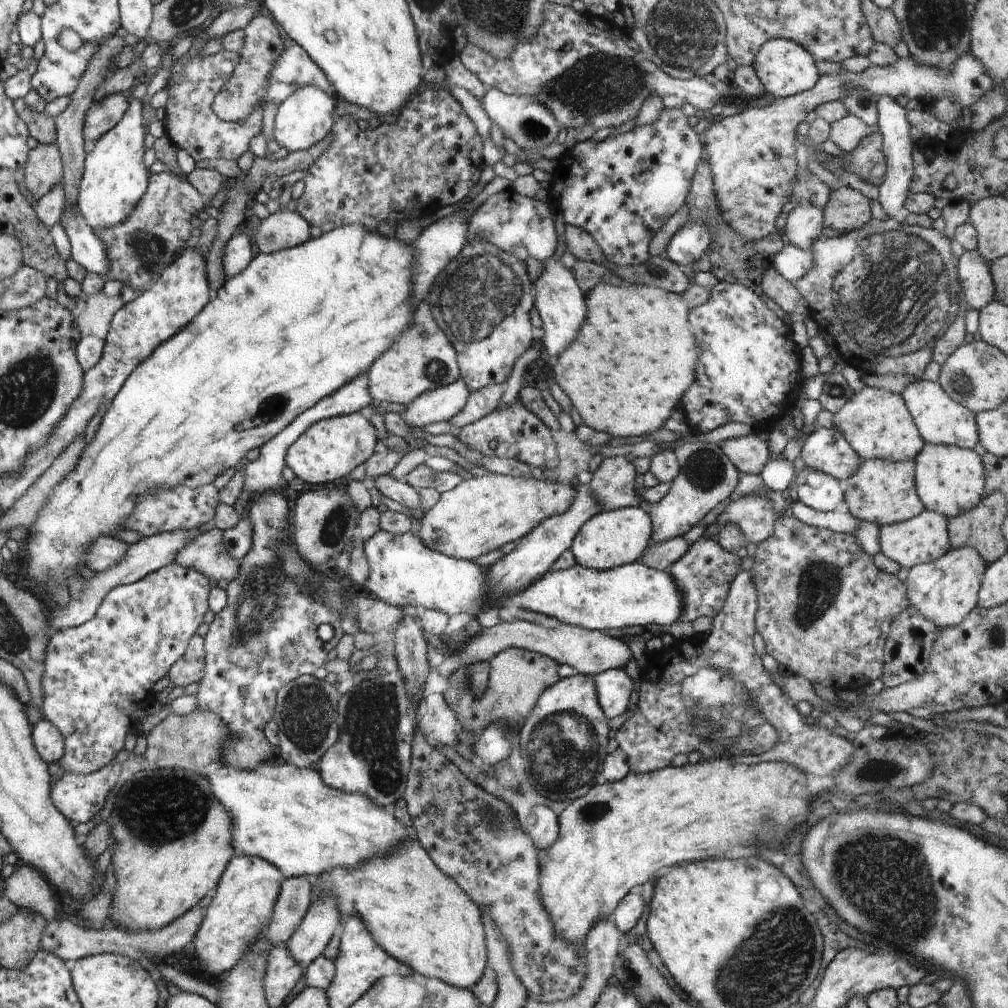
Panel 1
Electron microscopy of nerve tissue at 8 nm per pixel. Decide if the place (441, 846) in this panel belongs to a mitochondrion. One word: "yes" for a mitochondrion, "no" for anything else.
no

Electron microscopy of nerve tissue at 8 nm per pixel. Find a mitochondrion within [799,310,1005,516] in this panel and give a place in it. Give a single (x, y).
(961, 383)

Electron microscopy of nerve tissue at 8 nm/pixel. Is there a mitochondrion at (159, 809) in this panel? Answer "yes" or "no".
yes

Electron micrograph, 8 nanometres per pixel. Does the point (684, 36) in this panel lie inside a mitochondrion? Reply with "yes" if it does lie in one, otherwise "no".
yes

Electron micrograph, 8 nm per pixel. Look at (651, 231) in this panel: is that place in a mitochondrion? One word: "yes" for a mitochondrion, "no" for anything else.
no

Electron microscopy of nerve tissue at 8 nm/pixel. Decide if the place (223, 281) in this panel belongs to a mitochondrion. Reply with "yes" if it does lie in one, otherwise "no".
no

